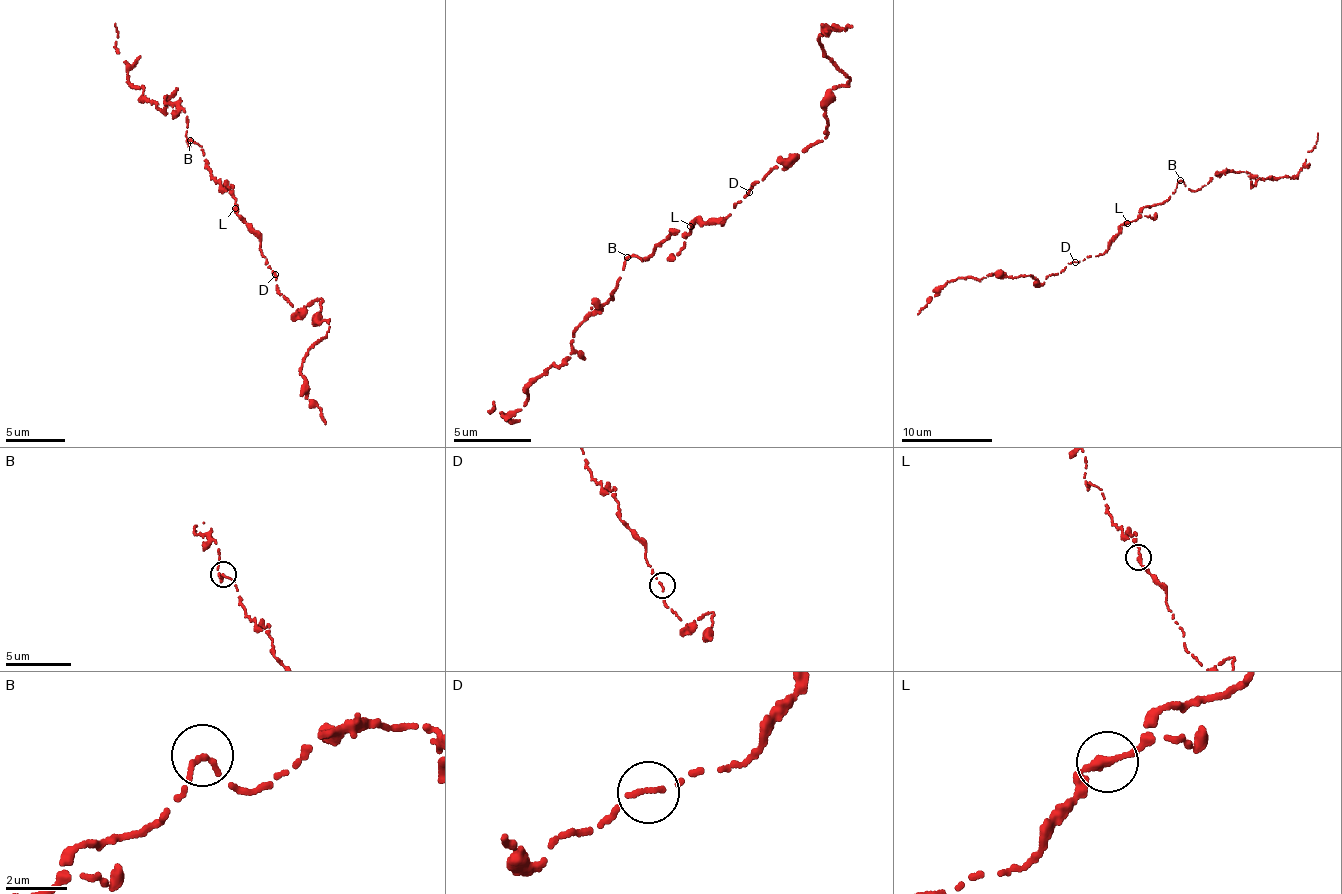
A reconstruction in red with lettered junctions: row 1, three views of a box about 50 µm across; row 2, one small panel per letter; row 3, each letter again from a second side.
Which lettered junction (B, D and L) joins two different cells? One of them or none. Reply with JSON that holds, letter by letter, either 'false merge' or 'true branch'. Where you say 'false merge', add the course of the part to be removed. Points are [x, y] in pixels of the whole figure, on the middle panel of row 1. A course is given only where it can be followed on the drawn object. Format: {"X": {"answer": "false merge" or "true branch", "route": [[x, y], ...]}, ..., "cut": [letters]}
{"B": {"answer": "true branch"}, "D": {"answer": "true branch"}, "L": {"answer": "true branch"}, "cut": []}

